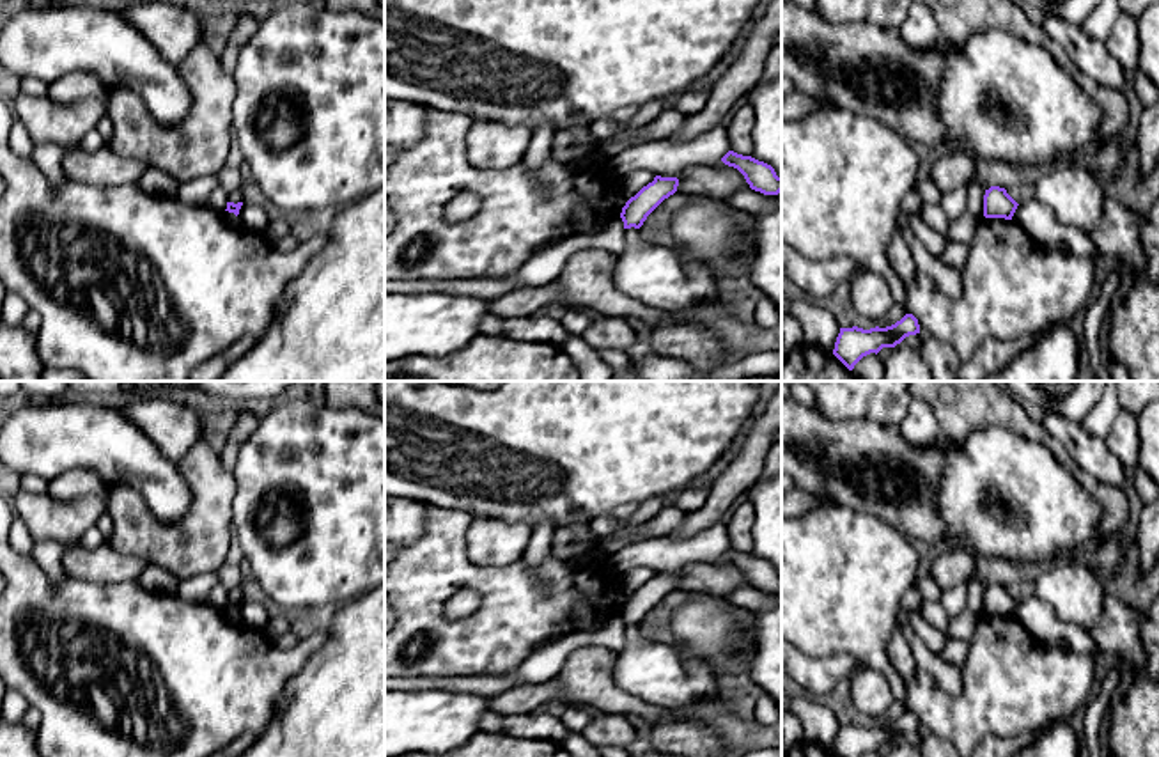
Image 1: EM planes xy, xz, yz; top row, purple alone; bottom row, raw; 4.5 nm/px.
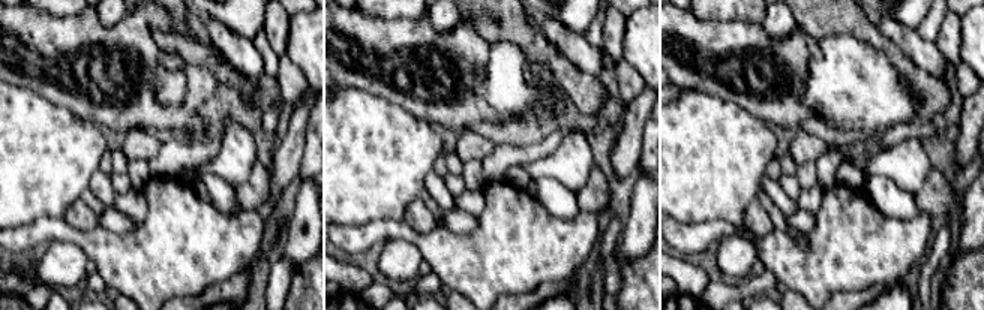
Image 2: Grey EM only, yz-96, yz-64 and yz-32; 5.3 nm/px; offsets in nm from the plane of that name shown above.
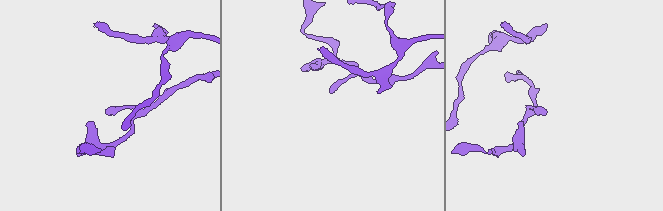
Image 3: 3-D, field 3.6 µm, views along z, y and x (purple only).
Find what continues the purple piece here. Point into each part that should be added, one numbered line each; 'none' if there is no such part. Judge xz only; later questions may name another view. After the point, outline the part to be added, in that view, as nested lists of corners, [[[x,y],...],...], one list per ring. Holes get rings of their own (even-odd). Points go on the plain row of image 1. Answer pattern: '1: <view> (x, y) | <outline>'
none

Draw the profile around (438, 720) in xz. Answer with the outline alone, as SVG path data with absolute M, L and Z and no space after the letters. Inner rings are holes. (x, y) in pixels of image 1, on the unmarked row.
M385 691L385 757L445 753L480 732L487 697L448 691Z

